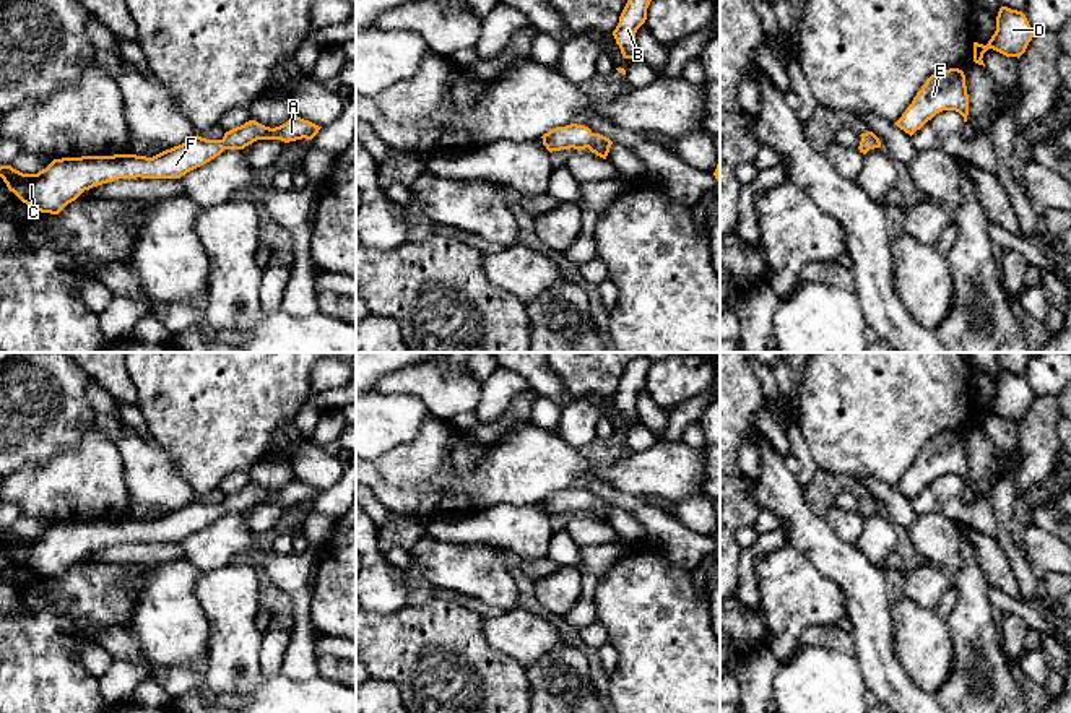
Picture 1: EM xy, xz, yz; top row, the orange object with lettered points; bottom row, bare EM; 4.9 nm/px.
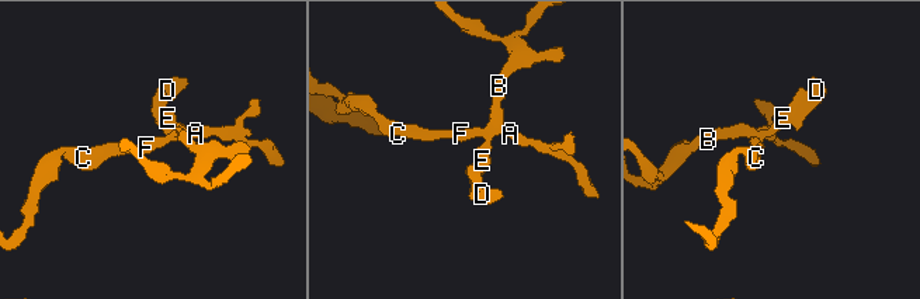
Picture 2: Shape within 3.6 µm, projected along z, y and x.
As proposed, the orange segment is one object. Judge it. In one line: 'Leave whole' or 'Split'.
Leave whole

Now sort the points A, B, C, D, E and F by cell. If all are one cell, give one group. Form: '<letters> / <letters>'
A B C D E F

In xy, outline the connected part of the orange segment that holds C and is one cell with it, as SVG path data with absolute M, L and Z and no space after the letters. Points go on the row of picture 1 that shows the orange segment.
M297 115L270 128L249 120L224 133L221 140L195 136L153 158L137 154L81 156L54 159L37 174L23 174L0 166L0 177L23 203L41 213L59 214L85 190L119 179L180 179L210 162L224 149L244 149L257 140L312 140L322 127Z

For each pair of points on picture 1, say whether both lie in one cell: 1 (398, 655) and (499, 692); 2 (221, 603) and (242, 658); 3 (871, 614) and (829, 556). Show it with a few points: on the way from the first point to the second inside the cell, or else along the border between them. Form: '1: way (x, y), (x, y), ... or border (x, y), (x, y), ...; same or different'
1: way (423, 665), (439, 665), (467, 692), (475, 692); same
2: way (231, 616), (234, 645); same
3: way (868, 600), (867, 593), (844, 570); same

